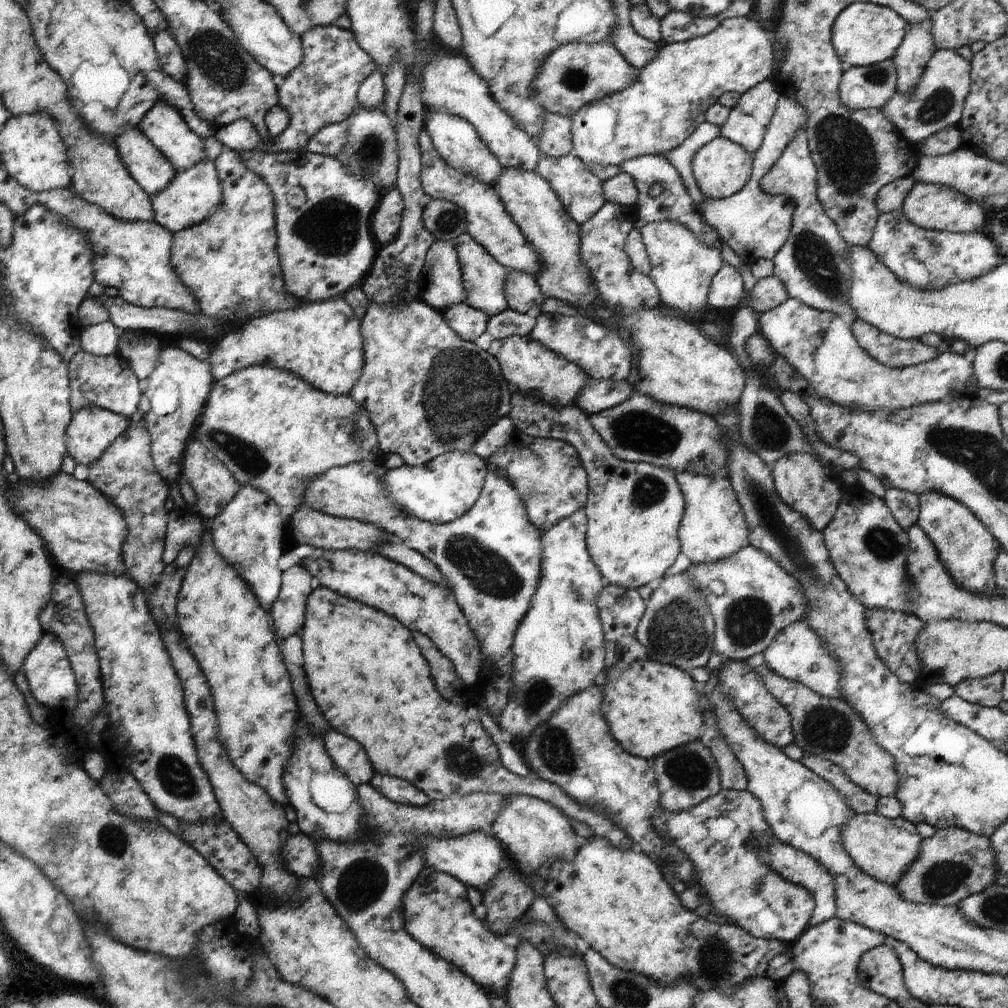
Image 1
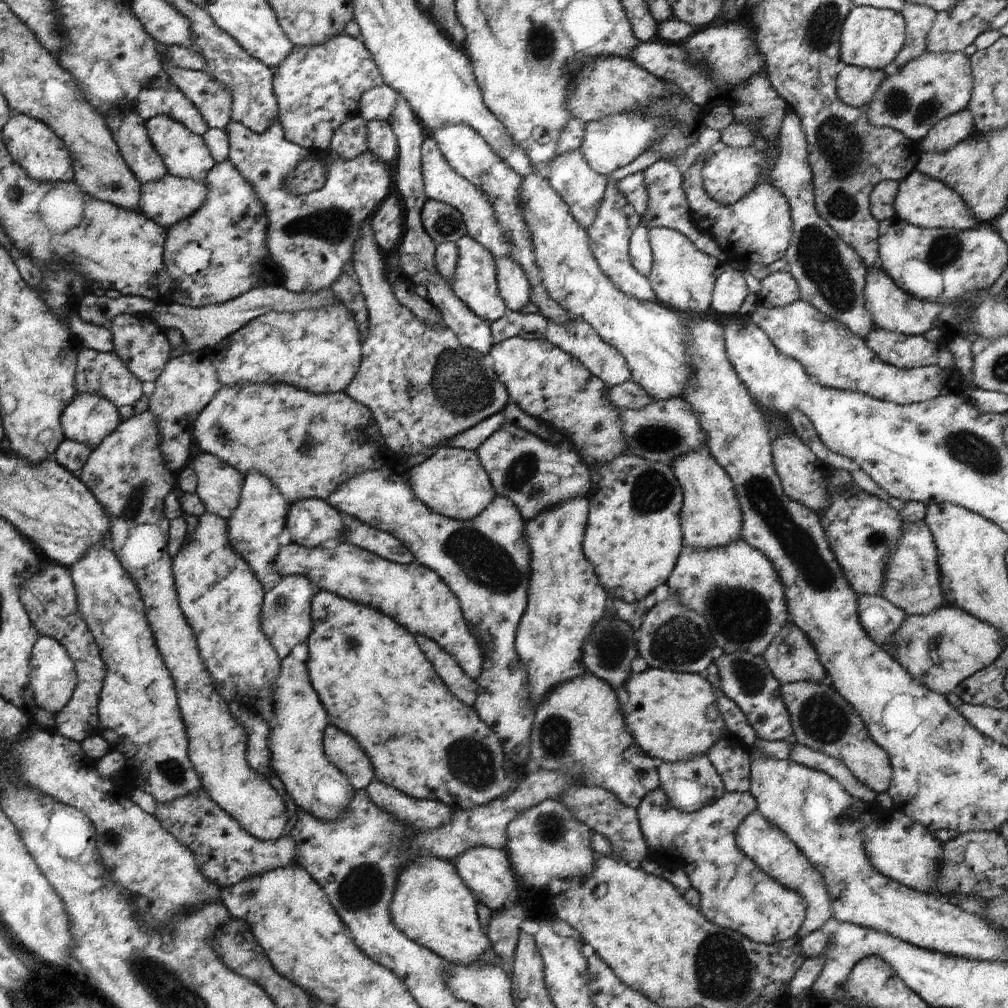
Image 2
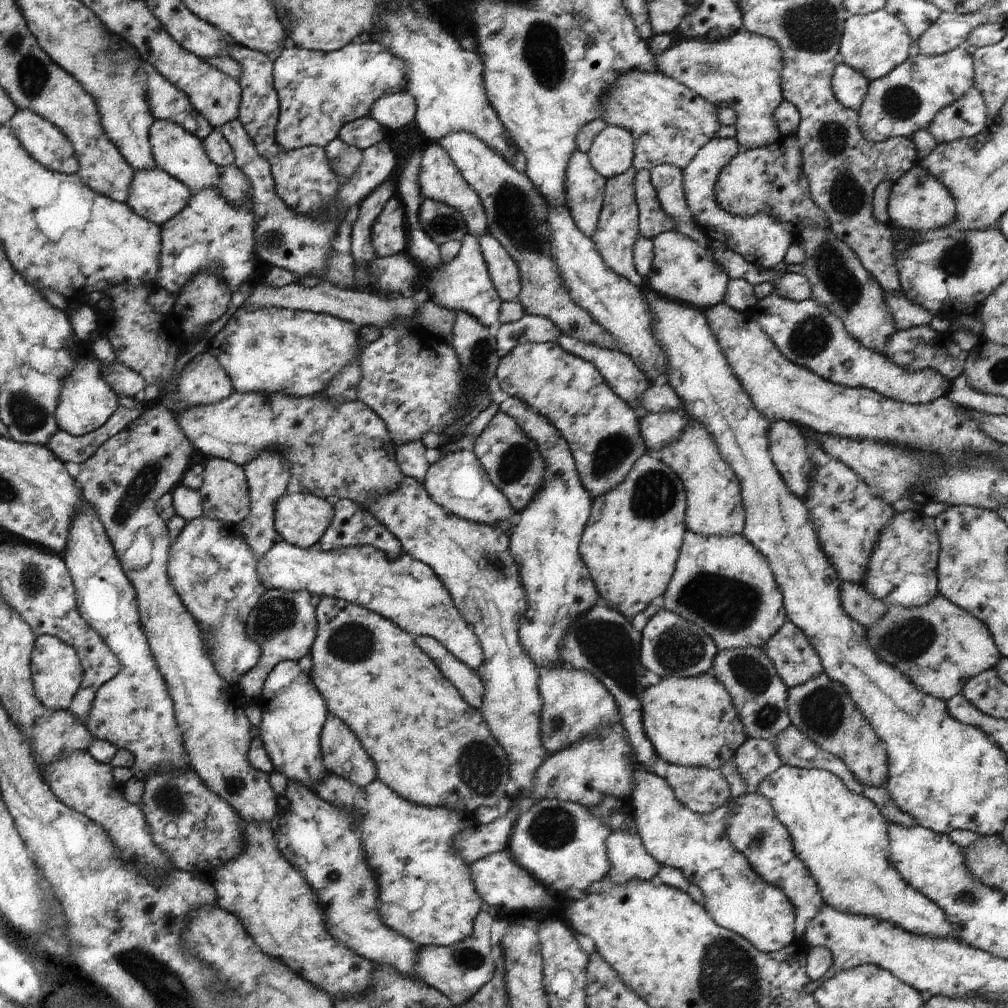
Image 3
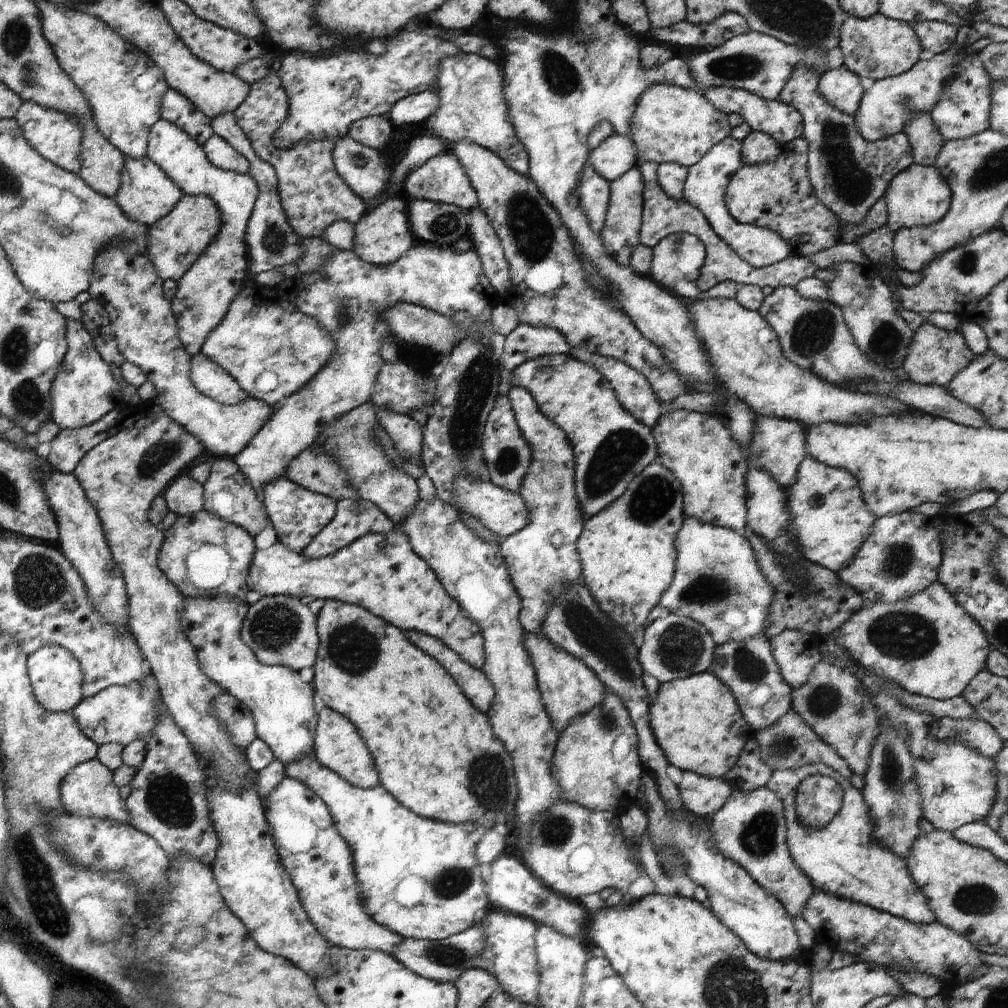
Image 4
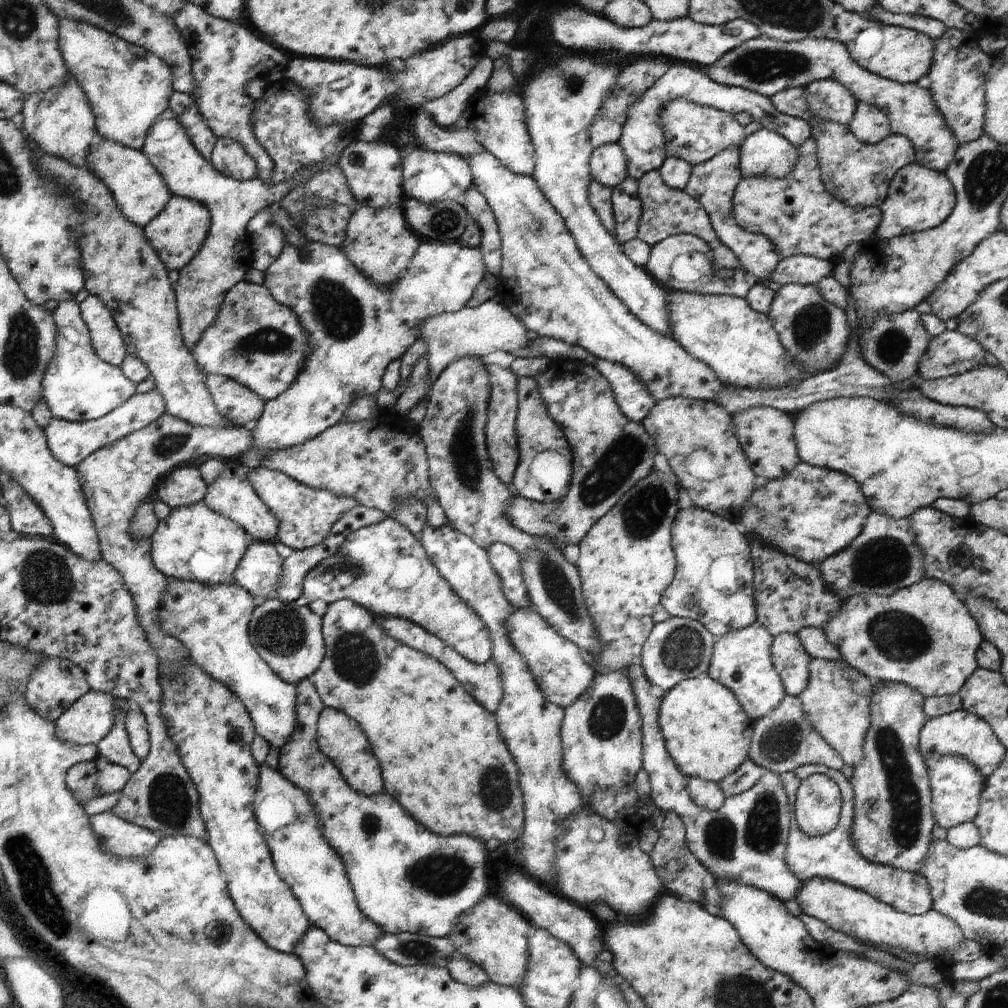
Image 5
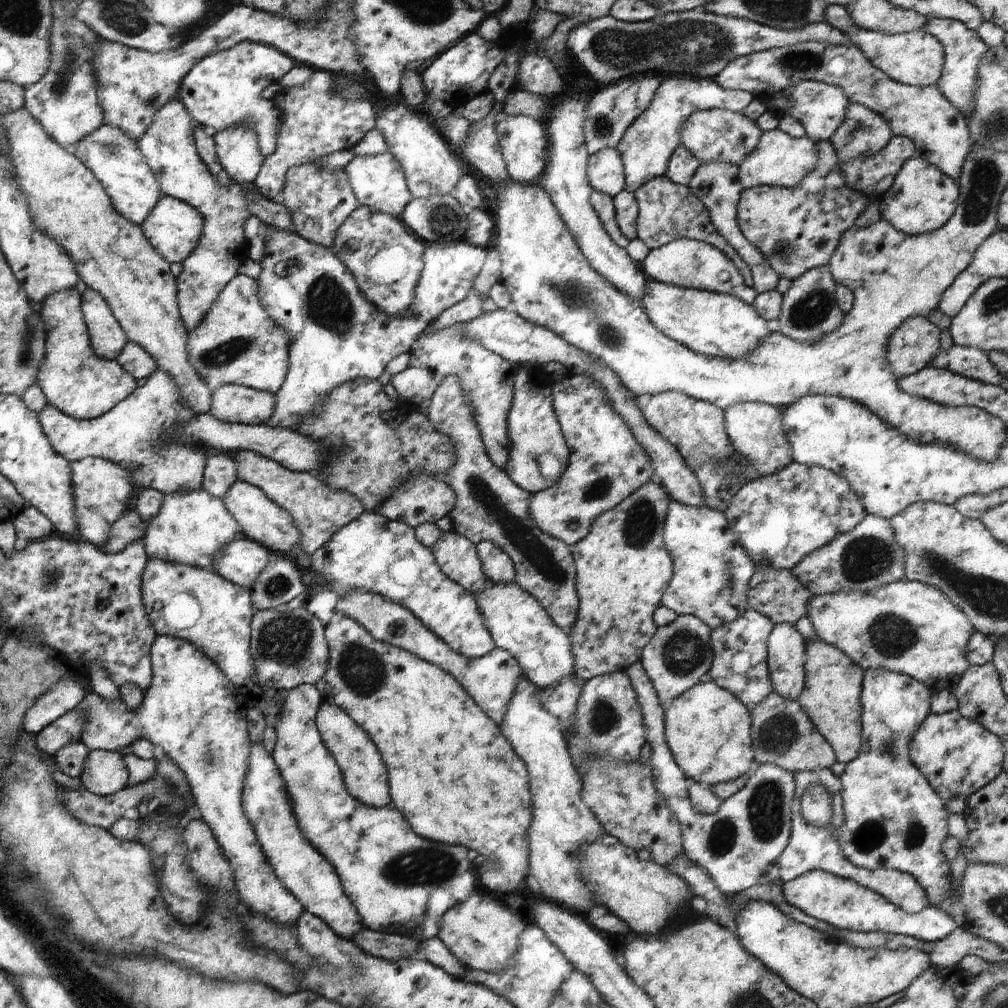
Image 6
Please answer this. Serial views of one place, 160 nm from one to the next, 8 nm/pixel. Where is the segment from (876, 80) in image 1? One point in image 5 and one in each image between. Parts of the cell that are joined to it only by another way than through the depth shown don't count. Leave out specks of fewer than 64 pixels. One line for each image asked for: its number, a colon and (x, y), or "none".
2: (855, 87)
3: (848, 86)
4: (841, 89)
5: (826, 99)

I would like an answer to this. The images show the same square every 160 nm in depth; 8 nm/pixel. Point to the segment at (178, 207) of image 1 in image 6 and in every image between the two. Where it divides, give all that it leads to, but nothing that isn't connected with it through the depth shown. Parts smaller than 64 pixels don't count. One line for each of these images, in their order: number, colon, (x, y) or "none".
2: (168, 200)
3: (154, 195)
4: (145, 194)
5: (139, 193)
6: (114, 159)

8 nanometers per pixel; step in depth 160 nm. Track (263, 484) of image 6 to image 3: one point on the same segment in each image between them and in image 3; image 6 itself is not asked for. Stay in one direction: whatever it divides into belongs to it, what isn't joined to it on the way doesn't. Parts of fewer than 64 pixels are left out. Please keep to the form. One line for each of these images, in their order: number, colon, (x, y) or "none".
3: (300, 518)
4: (297, 515)
5: (304, 515)

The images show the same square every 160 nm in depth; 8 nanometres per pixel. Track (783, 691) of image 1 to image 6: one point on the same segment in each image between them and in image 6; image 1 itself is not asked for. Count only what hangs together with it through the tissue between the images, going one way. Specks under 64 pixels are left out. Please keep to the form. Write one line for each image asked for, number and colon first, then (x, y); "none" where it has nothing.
2: (821, 719)
3: (821, 709)
4: (838, 709)
5: (835, 701)
6: (830, 697)

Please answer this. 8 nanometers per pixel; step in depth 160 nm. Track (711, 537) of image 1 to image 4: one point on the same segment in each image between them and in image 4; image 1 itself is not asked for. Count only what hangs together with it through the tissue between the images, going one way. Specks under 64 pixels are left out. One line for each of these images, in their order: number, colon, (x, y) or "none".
2: (710, 516)
3: (711, 492)
4: (708, 464)

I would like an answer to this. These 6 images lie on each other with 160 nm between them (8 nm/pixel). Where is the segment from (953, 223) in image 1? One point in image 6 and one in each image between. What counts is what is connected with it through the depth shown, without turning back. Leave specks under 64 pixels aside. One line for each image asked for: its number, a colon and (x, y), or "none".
2: (922, 201)
3: (918, 201)
4: (918, 196)
5: (917, 199)
6: (921, 198)

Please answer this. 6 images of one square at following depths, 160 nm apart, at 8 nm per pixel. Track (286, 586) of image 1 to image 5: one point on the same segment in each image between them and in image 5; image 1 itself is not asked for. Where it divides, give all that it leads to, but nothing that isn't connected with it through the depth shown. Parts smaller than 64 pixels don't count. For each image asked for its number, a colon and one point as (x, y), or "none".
2: (285, 620)
3: (282, 623)
4: (278, 630)
5: (287, 637)

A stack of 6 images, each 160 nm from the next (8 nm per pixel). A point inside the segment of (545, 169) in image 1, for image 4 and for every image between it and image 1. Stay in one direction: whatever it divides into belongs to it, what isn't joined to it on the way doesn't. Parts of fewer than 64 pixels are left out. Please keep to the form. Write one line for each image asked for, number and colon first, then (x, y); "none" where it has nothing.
2: (581, 189)
3: (583, 187)
4: (593, 191)

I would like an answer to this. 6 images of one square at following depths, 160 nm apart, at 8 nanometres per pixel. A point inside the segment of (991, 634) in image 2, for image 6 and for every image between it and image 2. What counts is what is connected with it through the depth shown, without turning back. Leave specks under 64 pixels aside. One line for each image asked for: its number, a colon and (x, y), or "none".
3: (938, 646)
4: (926, 643)
5: (922, 635)
6: (907, 627)

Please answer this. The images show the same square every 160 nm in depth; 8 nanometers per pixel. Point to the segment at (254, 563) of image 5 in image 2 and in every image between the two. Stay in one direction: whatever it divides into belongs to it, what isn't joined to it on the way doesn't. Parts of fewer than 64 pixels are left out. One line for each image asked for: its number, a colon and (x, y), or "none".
2: (413, 596)
3: (403, 590)
4: (381, 573)

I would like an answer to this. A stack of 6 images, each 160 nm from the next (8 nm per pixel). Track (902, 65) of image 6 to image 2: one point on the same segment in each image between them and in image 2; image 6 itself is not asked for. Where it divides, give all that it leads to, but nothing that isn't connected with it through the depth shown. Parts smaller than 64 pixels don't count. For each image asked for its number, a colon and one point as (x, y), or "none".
2: (870, 38)
3: (873, 44)
4: (892, 45)
5: (898, 54)

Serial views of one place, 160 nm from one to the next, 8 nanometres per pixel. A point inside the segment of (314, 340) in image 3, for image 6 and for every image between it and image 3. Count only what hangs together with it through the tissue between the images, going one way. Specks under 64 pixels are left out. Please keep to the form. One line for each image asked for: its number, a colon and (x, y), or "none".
4: (271, 350)
5: (256, 341)
6: (236, 342)

